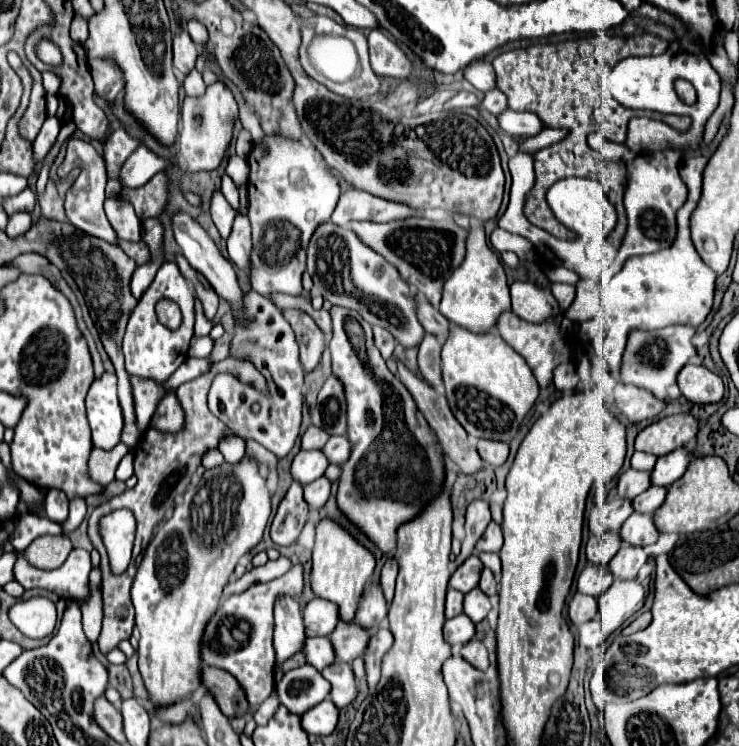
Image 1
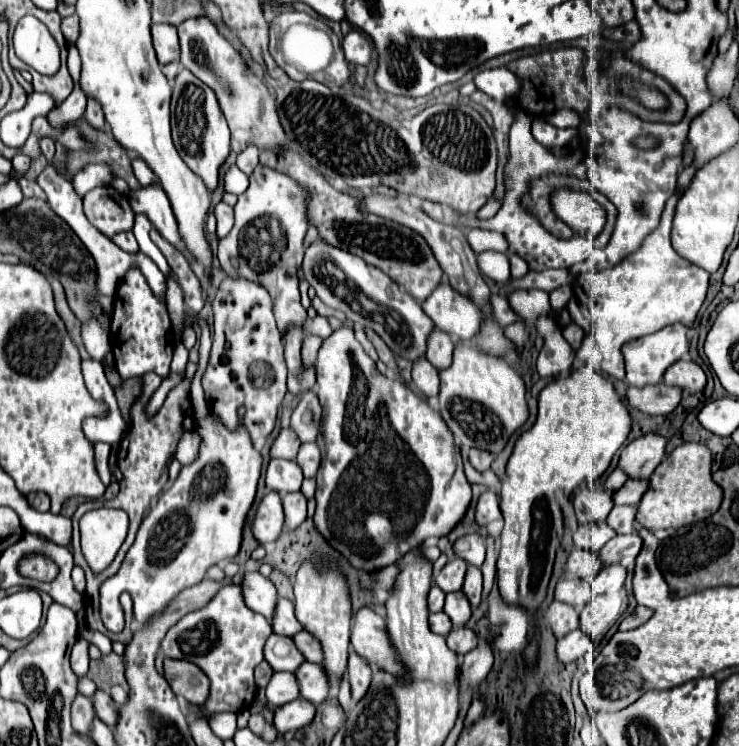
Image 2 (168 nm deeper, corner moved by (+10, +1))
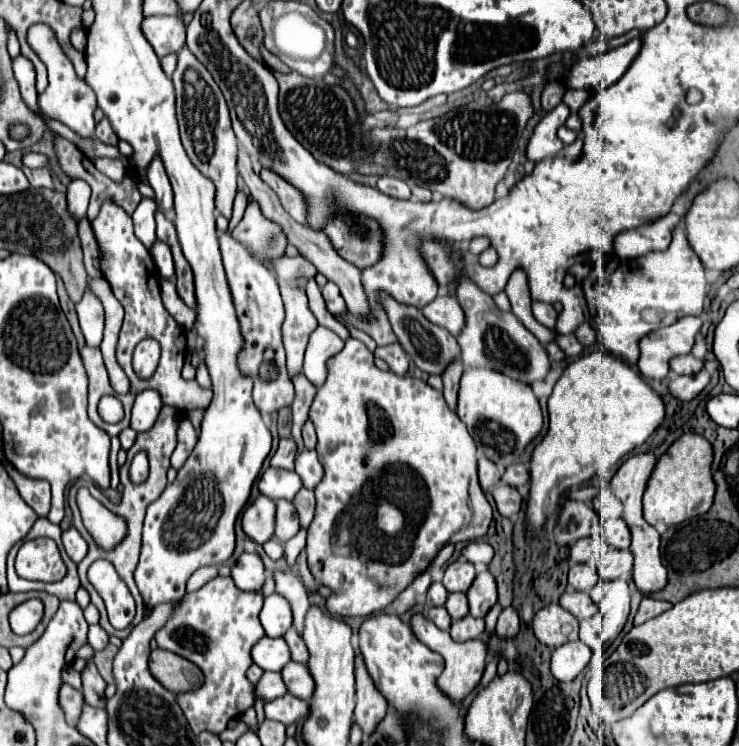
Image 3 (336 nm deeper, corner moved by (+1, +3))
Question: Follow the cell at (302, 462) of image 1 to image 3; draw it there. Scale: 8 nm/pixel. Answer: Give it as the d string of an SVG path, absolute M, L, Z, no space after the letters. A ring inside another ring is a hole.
M268 467L262 477L258 479L258 491L272 501L276 499L286 499L292 501L294 495L300 491L302 481L296 471L286 471L286 469L274 469Z

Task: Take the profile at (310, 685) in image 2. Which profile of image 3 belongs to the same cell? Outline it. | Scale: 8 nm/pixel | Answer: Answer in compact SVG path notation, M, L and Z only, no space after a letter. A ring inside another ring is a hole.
M290 661L286 667L282 667L282 681L286 681L286 689L304 701L310 701L312 693L314 693L314 679L308 673L308 667L302 663L294 663Z

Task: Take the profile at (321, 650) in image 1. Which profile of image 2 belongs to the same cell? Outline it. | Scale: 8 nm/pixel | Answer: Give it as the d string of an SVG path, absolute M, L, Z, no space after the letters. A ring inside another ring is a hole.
M273 633L265 643L265 661L275 671L297 671L297 667L305 661L301 651L297 651L297 645L291 637L283 637Z

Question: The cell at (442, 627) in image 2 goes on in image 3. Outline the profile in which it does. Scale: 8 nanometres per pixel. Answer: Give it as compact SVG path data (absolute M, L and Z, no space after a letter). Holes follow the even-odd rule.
M432 607L432 609L428 609L428 619L436 627L440 627L444 631L448 631L450 629L450 623L452 623L452 619L450 619L450 615L448 615L448 611L444 607Z

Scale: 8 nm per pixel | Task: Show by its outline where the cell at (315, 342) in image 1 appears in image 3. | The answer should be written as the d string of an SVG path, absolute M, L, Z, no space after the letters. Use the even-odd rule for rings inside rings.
M304 375L294 377L294 387L296 387L296 399L292 403L292 439L296 441L296 455L298 455L304 449L300 431L308 419L308 409L316 395L316 387Z

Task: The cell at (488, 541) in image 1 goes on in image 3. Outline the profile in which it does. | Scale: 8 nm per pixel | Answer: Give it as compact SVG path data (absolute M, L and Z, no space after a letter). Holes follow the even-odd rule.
M470 541L470 543L464 547L462 557L464 557L466 561L470 561L470 563L476 567L476 571L480 573L480 571L484 571L484 569L488 567L488 563L492 561L494 551L492 551L492 547L490 547L488 543L484 543L484 541Z

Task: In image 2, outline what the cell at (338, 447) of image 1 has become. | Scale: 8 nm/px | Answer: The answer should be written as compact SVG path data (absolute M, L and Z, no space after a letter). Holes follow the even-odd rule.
M303 443L297 455L297 463L301 465L305 477L313 477L321 463L321 449L317 443Z

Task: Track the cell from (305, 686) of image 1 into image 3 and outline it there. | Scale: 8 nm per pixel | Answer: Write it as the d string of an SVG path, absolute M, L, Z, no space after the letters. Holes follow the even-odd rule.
M264 673L260 681L254 685L254 699L272 701L276 697L282 697L286 693L286 685L280 677L280 673Z

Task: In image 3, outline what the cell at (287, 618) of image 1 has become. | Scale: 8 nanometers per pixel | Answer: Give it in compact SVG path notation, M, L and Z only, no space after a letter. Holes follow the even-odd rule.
M242 553L232 565L232 579L242 591L258 591L264 583L264 565L258 553Z

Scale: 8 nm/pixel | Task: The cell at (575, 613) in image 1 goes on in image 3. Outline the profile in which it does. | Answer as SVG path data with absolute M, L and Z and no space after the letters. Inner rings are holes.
M558 603L540 609L532 621L534 635L540 643L556 649L568 641L578 641L578 619L564 611Z

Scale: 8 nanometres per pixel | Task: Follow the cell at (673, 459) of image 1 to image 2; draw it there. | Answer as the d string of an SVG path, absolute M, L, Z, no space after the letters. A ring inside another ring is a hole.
M629 479L613 497L615 505L637 505L645 491L649 489L649 479Z

